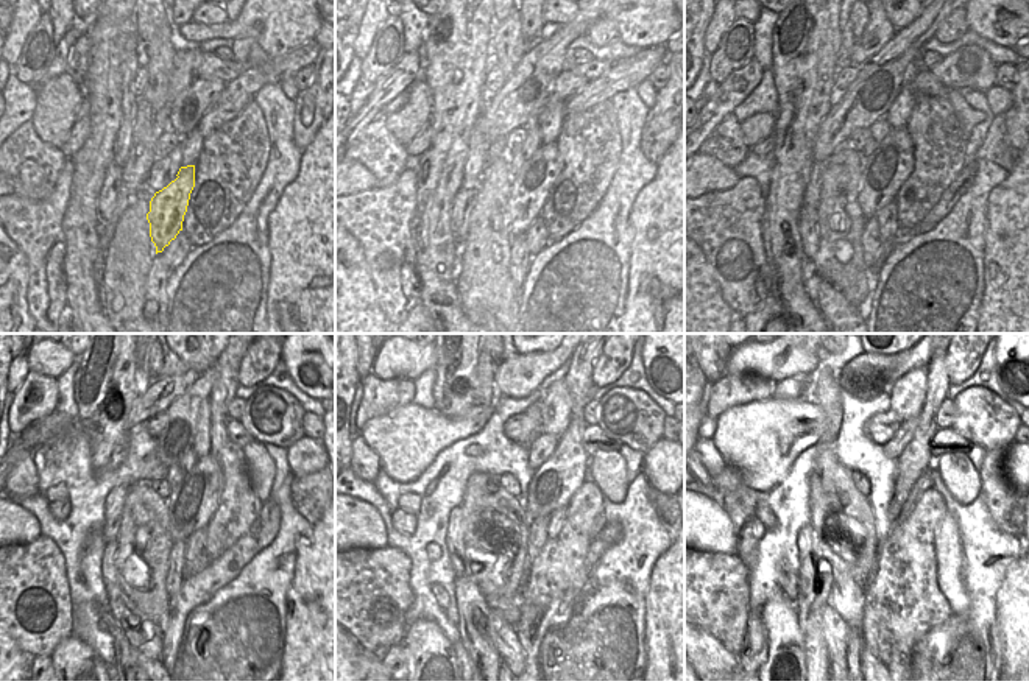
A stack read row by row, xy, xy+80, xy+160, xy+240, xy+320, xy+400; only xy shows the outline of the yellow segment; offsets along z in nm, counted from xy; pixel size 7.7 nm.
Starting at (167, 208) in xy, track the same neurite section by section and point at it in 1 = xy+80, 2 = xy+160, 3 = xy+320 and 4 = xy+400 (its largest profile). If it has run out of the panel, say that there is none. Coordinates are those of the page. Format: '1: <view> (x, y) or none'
1: xy+80 (526, 200)
2: xy+160 (898, 150)
3: xy+320 (554, 483)
4: xy+400 (915, 458)

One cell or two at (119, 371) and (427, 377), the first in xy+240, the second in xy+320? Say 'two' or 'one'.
two

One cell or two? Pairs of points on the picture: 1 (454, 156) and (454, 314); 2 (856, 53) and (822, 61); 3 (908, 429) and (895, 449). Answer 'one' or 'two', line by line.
1: one
2: two
3: one

